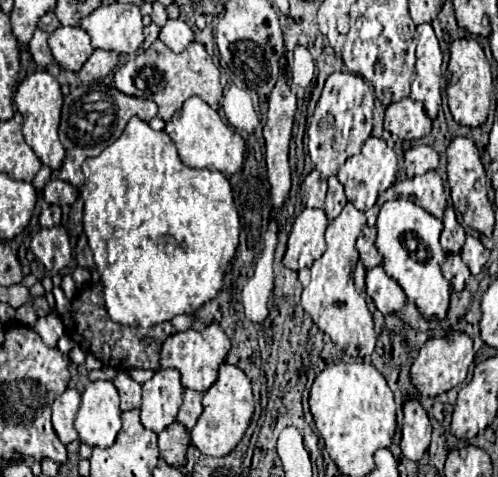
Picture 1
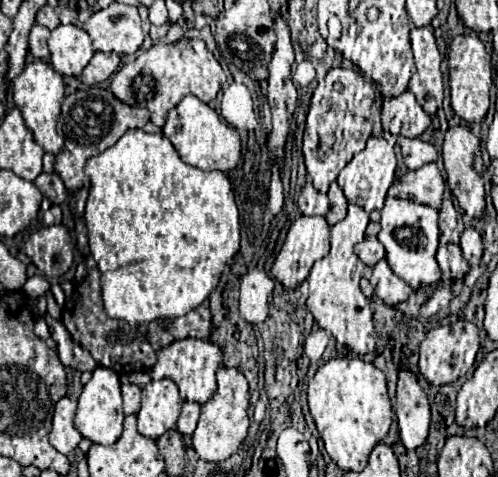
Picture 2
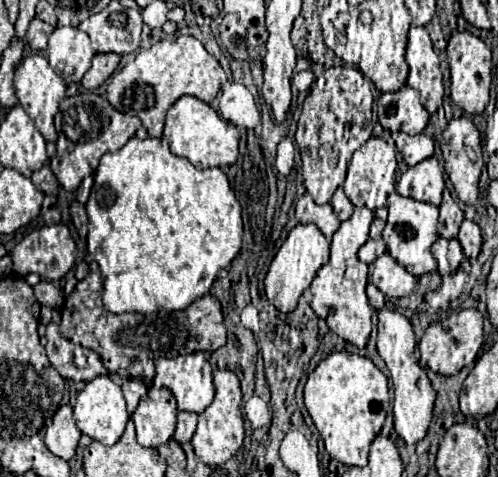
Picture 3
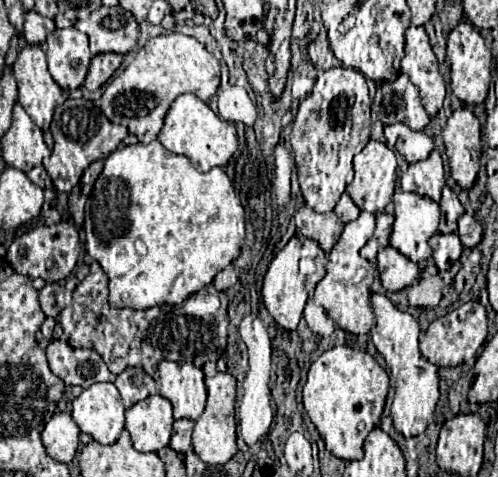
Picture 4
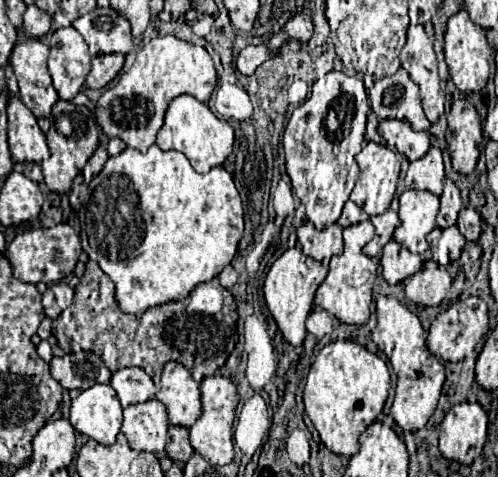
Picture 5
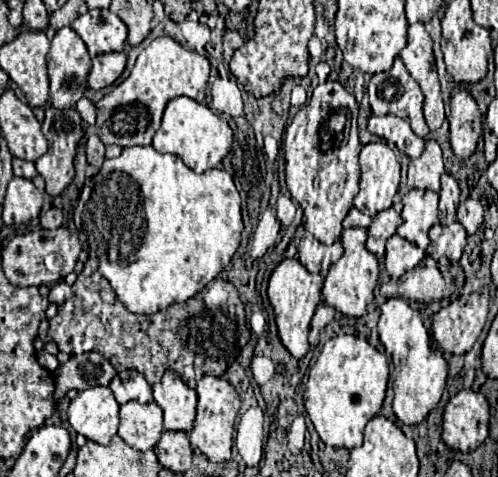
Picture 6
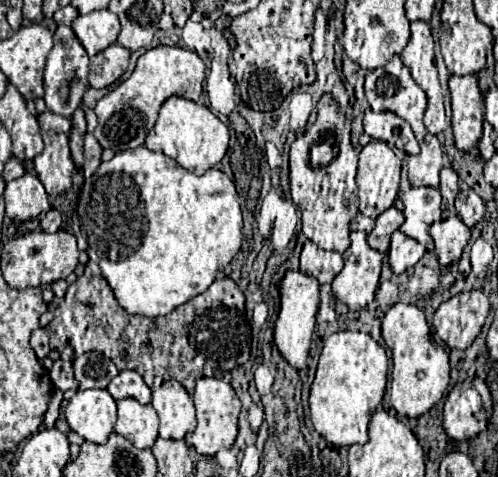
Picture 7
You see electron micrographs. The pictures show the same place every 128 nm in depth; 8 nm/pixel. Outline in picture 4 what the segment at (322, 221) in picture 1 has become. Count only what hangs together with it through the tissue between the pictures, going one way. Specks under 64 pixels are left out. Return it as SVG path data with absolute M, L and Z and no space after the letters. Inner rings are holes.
M298 234L284 246L284 250L280 250L276 254L276 258L270 262L268 272L264 276L262 298L264 298L264 306L268 308L272 318L278 322L278 326L282 326L284 330L290 330L290 332L294 332L298 328L298 322L302 318L302 310L304 310L304 304L306 304L310 292L324 278L326 262L328 262L326 254L318 248L318 244L314 240L302 238ZM304 258L310 258L314 262L314 270L308 274L300 272L300 260L304 260Z

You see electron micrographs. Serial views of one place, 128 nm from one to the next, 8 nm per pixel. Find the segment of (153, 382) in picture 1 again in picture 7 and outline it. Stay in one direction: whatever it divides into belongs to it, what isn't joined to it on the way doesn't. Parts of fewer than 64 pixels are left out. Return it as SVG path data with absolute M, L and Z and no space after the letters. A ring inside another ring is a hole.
M124 398L118 400L118 422L114 430L136 448L152 448L158 438L158 416L150 404Z

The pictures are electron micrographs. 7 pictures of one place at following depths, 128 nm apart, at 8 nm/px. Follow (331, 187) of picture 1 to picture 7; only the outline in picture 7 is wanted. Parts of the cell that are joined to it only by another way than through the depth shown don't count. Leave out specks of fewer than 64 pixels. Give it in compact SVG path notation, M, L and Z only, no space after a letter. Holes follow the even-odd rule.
M358 214L358 216L352 220L350 228L352 228L352 230L364 230L364 232L370 232L370 230L374 228L374 220L372 220L372 218L366 218L366 216L362 216L362 214Z

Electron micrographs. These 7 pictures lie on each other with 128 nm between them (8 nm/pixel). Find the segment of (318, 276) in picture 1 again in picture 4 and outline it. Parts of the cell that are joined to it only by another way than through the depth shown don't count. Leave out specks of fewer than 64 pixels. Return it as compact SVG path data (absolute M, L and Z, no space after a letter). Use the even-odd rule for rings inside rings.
M362 212L356 220L344 226L344 232L338 244L330 252L326 276L318 282L314 290L314 298L312 298L316 304L320 304L326 310L326 314L334 320L336 326L356 336L366 334L371 329L372 320L374 320L372 304L370 304L370 296L372 296L370 286L376 276L376 268L360 256L360 248L372 238L372 234L374 234L374 214L370 212Z

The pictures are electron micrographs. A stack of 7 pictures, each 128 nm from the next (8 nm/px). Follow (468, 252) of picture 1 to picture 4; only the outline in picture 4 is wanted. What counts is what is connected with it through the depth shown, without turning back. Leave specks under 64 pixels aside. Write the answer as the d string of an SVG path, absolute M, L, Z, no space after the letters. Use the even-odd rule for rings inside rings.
M462 214L460 220L458 220L458 236L460 236L464 246L474 248L482 240L480 222L474 216L470 216L470 214Z

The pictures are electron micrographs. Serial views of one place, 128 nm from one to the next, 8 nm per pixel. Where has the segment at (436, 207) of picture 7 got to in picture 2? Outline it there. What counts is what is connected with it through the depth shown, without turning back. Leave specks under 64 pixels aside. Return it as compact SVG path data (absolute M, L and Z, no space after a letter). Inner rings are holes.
M386 198L382 208L382 230L378 240L386 248L386 260L390 268L406 280L412 288L420 288L424 284L434 284L440 280L440 268L436 264L436 250L438 250L438 210L416 204L412 200L400 198Z

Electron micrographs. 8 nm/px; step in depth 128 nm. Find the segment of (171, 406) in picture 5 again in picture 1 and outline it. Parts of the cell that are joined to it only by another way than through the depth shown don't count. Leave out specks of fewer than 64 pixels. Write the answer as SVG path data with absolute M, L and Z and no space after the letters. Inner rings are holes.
M210 324L204 330L184 330L174 336L170 336L160 350L160 368L176 368L182 376L182 386L192 388L200 394L204 394L218 376L218 366L226 360L226 354L230 350L230 340L222 332L218 324Z

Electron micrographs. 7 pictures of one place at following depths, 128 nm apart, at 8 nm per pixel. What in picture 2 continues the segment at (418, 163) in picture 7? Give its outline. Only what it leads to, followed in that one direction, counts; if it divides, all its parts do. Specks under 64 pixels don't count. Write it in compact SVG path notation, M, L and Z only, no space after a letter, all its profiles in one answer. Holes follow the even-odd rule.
M434 162L424 164L418 170L406 172L390 188L390 196L396 196L396 198L406 196L412 202L426 204L426 206L432 206L436 210L442 204L442 194L444 194L444 178Z

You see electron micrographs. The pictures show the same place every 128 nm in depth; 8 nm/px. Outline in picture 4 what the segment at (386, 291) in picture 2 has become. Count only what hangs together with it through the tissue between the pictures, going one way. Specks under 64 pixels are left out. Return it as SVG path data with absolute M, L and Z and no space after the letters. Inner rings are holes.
M386 246L378 252L378 272L382 286L390 292L404 290L406 286L414 284L420 276L418 264L408 260L392 246Z

